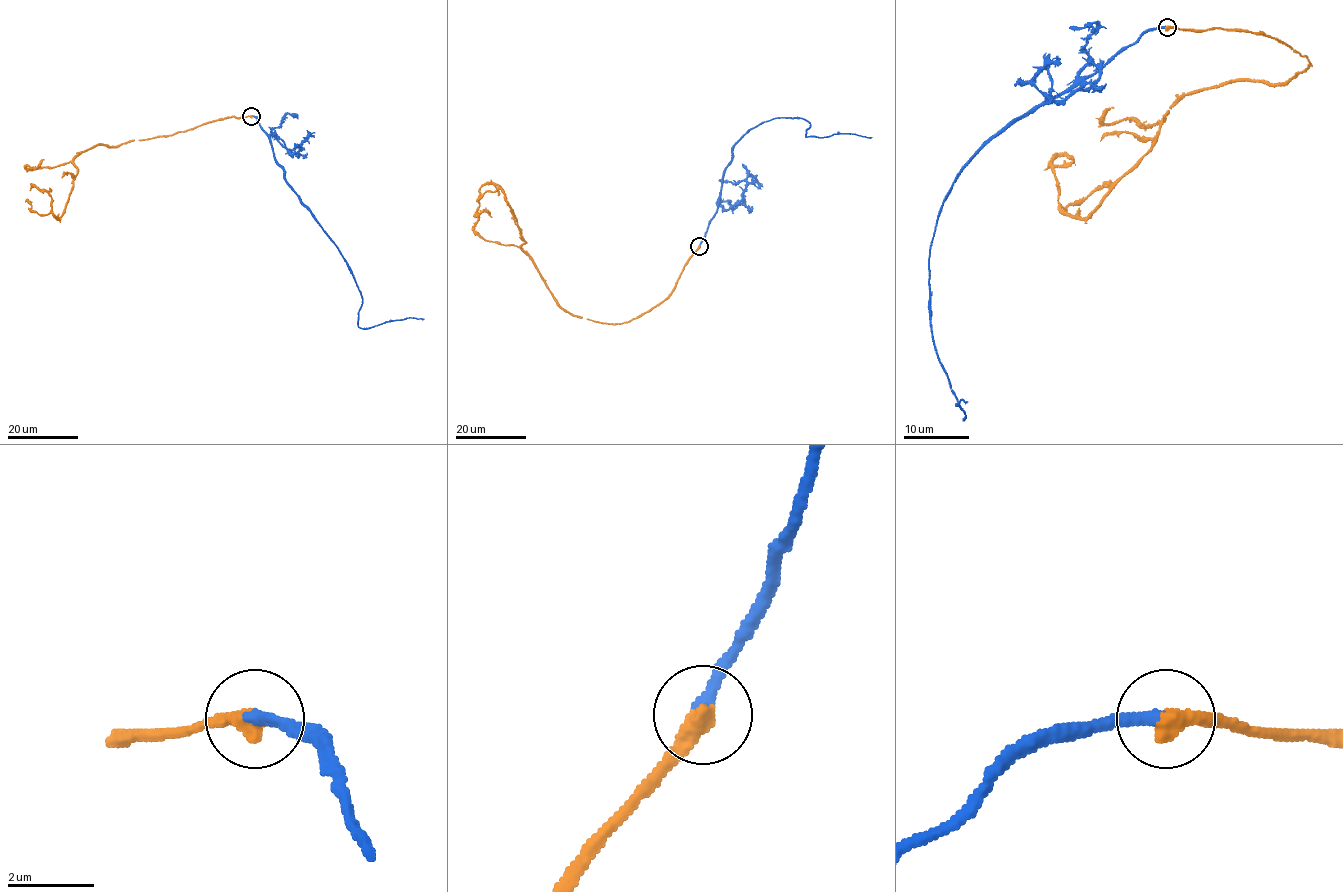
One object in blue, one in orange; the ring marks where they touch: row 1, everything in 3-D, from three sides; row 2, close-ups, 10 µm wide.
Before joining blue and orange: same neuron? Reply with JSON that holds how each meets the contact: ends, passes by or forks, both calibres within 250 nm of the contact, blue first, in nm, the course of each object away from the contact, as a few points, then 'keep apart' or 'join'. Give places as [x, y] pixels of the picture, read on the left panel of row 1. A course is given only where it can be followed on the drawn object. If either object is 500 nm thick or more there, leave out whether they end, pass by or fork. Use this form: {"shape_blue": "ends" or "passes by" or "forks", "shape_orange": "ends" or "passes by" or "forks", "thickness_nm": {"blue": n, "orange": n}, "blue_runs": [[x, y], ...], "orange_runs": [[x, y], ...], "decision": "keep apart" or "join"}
{"shape_blue": "ends", "shape_orange": "ends", "thickness_nm": {"blue": 280, "orange": 480}, "blue_runs": [[251, 116], [269, 138], [284, 179], [337, 248], [352, 274], [362, 298], [360, 328], [410, 317], [423, 319]], "orange_runs": [[251, 116], [81, 152], [72, 161], [77, 174], [58, 219], [51, 197], [33, 186], [30, 190]], "decision": "join"}

